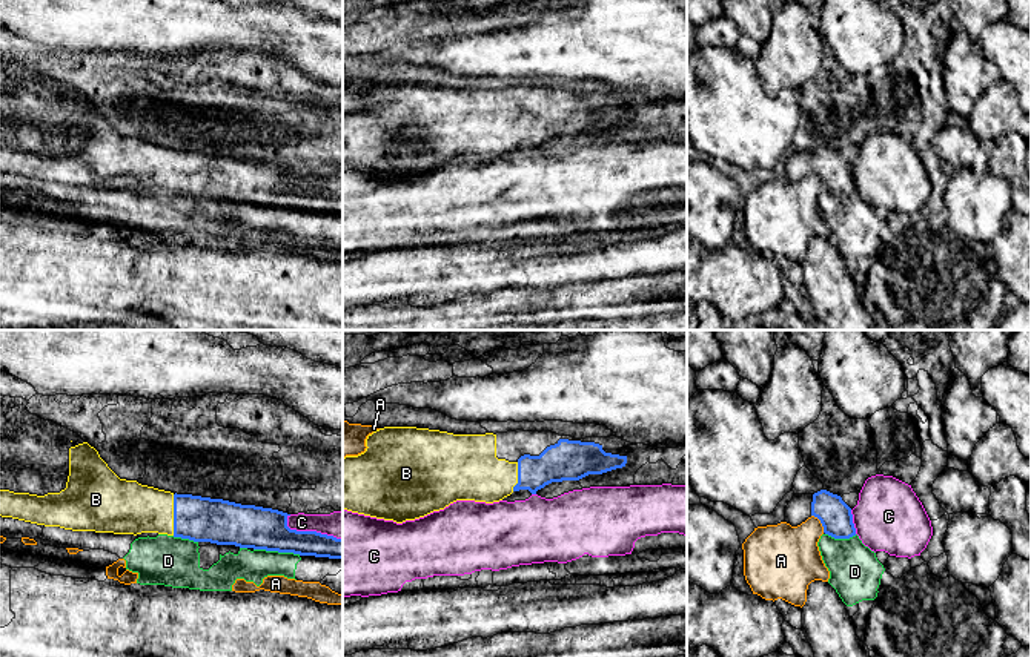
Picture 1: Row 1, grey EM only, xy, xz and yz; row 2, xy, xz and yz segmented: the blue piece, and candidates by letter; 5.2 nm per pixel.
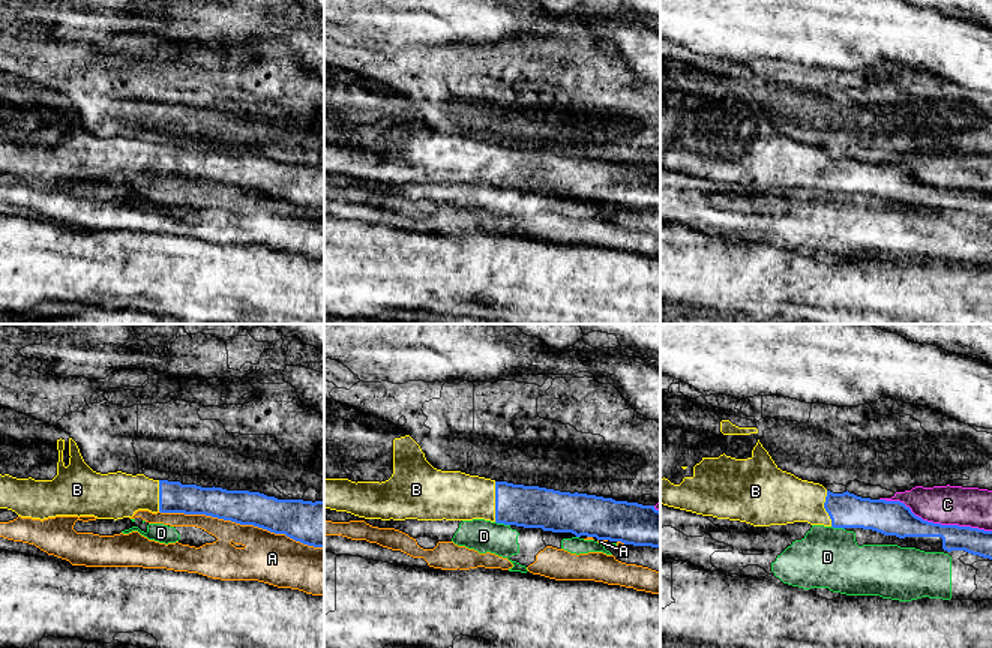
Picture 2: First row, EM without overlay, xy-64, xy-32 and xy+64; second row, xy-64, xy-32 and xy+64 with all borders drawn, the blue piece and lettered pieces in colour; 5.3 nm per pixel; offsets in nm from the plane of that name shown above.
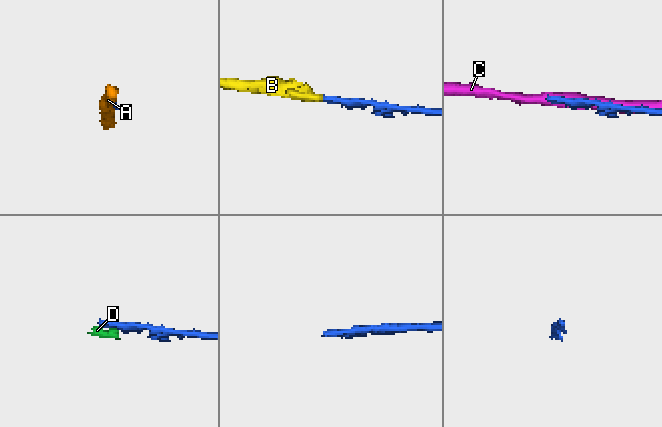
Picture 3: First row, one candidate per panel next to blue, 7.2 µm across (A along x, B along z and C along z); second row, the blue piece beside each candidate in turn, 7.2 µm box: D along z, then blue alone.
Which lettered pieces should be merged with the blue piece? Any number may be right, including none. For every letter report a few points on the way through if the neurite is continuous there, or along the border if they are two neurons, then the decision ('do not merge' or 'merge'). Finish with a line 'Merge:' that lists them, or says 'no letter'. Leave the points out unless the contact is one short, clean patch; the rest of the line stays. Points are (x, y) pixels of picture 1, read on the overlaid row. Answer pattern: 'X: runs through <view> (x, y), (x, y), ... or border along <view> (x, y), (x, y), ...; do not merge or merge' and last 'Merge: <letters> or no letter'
A: do not merge
B: runs through xy (202, 519), (174, 515), (128, 507); merge
C: do not merge
D: do not merge
Merge: B

